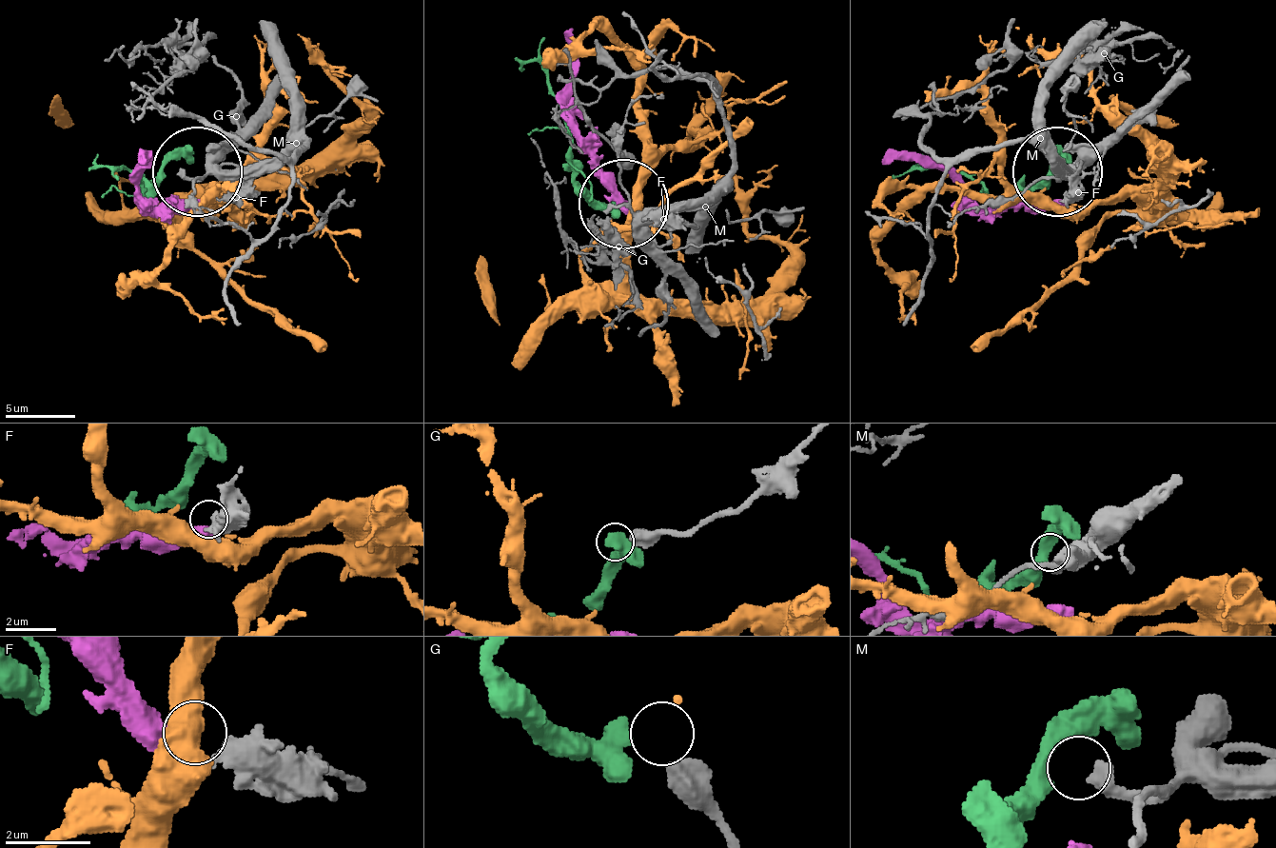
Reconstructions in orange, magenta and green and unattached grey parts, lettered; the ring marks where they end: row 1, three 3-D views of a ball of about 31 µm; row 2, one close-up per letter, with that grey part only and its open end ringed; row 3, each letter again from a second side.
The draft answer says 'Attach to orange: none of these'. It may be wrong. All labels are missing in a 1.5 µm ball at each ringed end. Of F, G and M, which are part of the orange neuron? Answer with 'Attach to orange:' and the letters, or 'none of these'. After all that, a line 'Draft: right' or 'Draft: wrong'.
Attach to orange: none of these
Draft: right

